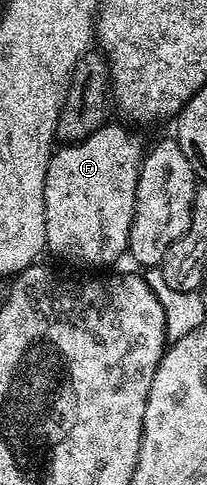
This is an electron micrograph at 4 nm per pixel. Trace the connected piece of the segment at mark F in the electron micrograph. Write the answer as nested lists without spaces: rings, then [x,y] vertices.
[[[104,123],[92,135],[88,135],[83,141],[63,144],[63,149],[55,148],[50,154],[48,171],[44,179],[44,231],[46,232],[46,248],[52,254],[55,253],[62,261],[71,261],[74,265],[87,265],[90,271],[102,271],[105,265],[110,265],[121,253],[127,252],[130,243],[130,232],[132,231],[132,219],[136,211],[136,183],[142,170],[142,158],[144,156],[144,145],[142,141],[125,124],[114,125],[115,123]]]

